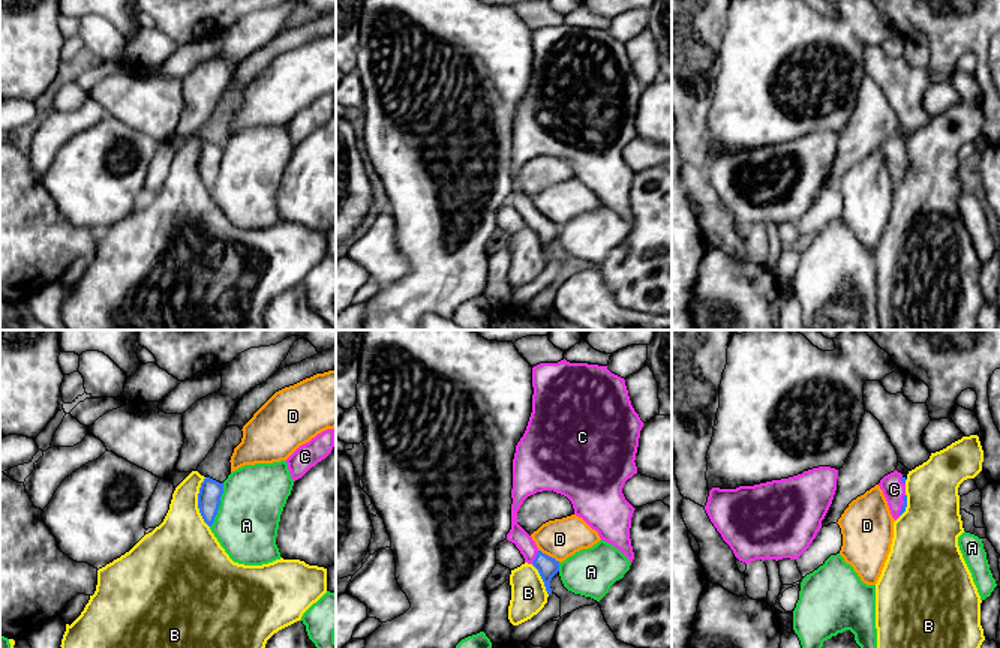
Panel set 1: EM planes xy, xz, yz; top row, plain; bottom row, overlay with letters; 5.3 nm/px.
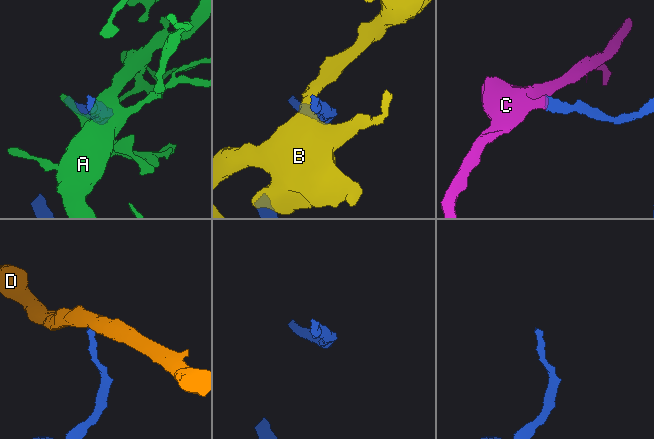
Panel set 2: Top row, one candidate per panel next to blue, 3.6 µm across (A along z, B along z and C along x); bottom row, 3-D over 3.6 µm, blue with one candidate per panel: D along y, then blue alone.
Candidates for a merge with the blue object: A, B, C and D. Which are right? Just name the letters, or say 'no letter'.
C

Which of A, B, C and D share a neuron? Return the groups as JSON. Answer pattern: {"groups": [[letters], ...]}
{"groups": [["A"], ["B"], ["C"], ["D"]]}

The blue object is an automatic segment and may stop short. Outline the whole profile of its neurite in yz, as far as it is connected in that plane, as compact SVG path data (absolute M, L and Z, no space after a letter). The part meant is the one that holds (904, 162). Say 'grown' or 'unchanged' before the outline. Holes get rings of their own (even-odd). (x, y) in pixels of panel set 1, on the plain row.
grown | M895 134L885 140L879 147L895 184L906 176L907 171L906 144L907 142Z

